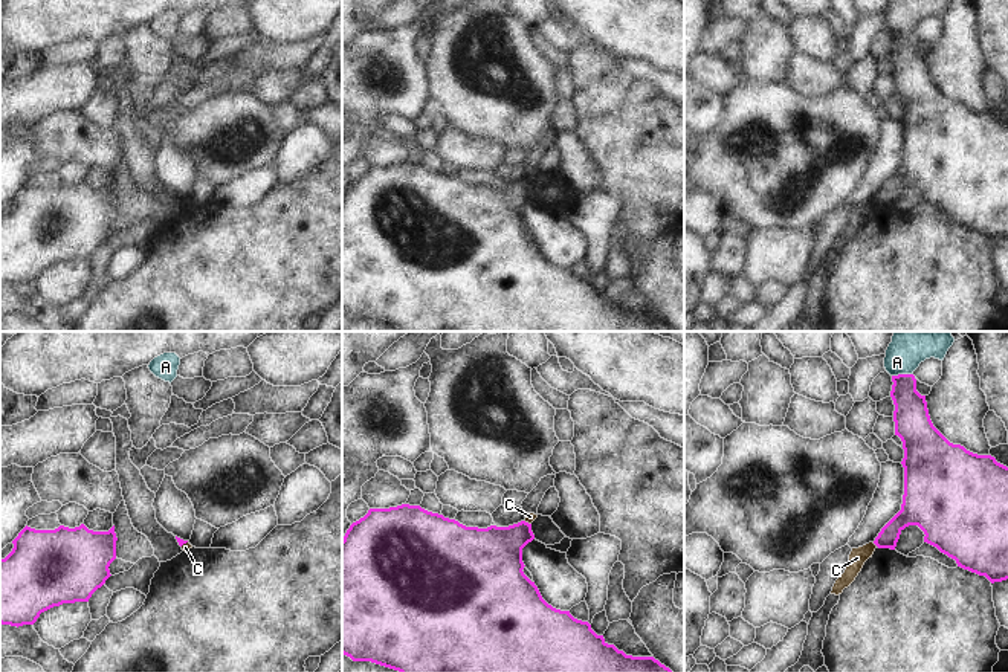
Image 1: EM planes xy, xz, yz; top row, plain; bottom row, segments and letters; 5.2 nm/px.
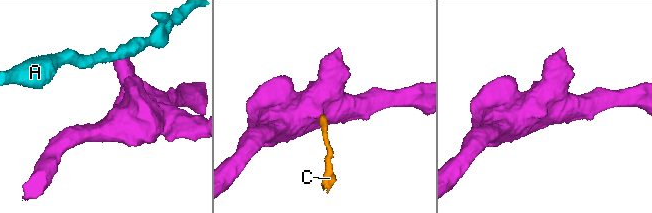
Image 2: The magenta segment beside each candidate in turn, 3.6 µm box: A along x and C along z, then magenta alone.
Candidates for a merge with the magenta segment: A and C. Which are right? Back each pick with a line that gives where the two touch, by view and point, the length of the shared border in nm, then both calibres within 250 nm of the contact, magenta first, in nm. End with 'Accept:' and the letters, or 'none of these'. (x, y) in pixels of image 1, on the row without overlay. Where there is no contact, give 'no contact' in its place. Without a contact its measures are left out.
Accept: none of these

